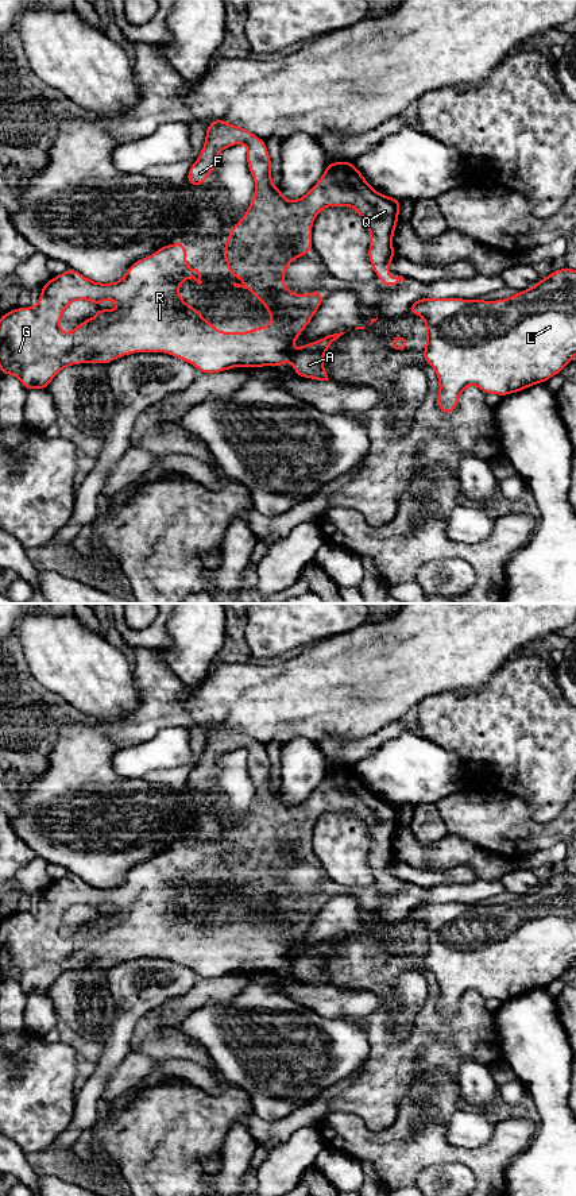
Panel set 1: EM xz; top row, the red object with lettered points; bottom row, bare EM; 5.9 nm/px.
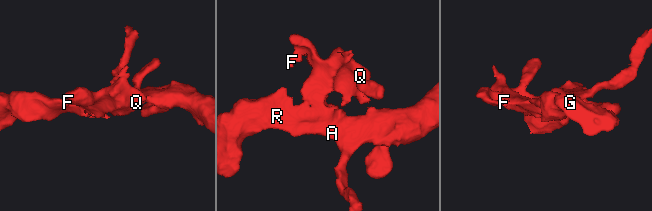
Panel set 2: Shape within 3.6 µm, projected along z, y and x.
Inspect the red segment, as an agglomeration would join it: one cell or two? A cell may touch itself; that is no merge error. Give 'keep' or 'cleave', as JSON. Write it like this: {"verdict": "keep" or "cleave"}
{"verdict": "keep"}

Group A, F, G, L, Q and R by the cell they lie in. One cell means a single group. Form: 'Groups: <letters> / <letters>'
Groups: A F G L Q R

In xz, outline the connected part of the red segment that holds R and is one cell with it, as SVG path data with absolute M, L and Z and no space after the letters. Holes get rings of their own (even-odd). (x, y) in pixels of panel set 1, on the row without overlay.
M216 724L216 725L213 725L208 729L206 740L205 740L205 751L201 753L201 759L200 759L198 764L190 771L188 782L186 782L186 787L193 790L193 791L201 791L206 786L208 780L217 772L219 757L221 755L227 753L227 752L231 752L231 751L235 751L235 749L239 749L239 748L243 748L248 752L247 771L248 771L251 779L254 780L256 795L255 795L252 807L248 811L248 814L246 815L244 821L239 825L239 827L236 830L229 833L229 842L228 842L224 853L221 854L221 857L223 857L223 861L224 861L224 864L228 869L228 880L229 881L243 881L246 884L246 887L243 890L236 888L236 887L233 887L232 890L235 892L243 892L246 895L251 895L254 898L254 900L258 903L258 906L267 913L267 918L272 921L271 927L268 930L260 931L260 933L251 933L248 937L225 937L224 938L220 934L214 933L213 927L210 927L209 925L204 925L202 918L200 915L192 913L190 908L185 907L178 898L178 892L183 888L182 886L185 883L193 883L198 890L201 890L202 886L201 886L201 877L197 873L192 873L186 869L186 852L188 850L182 846L175 846L173 849L163 850L159 854L156 854L154 859L151 859L150 861L139 864L135 868L132 868L129 871L129 873L127 875L125 880L119 887L109 887L109 888L93 887L89 883L84 881L81 877L78 877L77 875L67 873L63 879L53 881L47 888L43 890L43 892L40 894L40 903L39 903L36 911L16 913L13 915L3 918L1 922L0 922L0 976L1 976L1 980L7 980L7 979L16 980L20 984L26 996L30 995L30 994L47 995L47 991L53 985L53 983L62 973L65 973L67 971L80 969L80 968L107 968L107 969L109 969L115 964L124 961L124 960L131 960L134 957L167 957L169 960L171 960L174 962L179 962L185 967L192 968L202 979L221 977L224 975L235 973L235 972L239 972L239 971L246 971L246 972L251 972L251 973L252 972L271 971L271 972L278 973L286 965L290 965L293 972L294 972L295 980L304 981L304 983L310 983L310 984L318 984L318 985L329 985L326 976L324 973L324 958L329 954L330 949L335 945L337 945L341 940L344 940L345 937L328 940L328 941L325 941L325 942L322 942L317 946L305 949L298 954L290 953L291 948L299 942L299 938L309 930L309 927L313 923L316 915L321 911L325 898L322 895L318 895L318 896L304 898L304 899L293 899L289 895L289 892L286 891L286 888L283 887L286 872L291 867L294 867L298 861L306 860L314 853L314 849L312 848L312 829L314 826L314 822L324 813L348 810L348 811L352 811L360 821L364 822L364 827L370 834L371 846L370 846L370 852L368 852L368 865L370 865L370 868L374 873L374 877L379 881L380 888L386 894L388 894L388 892L397 890L398 887L405 886L405 883L402 880L399 880L399 881L388 881L387 880L388 871L391 869L394 860L395 860L395 856L393 853L393 840L394 840L394 836L397 833L397 826L398 826L402 805L380 799L379 796L372 794L370 791L370 788L367 787L367 784L363 782L363 779L356 773L353 767L345 765L345 767L326 768L326 772L325 772L322 782L316 787L316 790L302 803L294 805L294 806L286 806L283 799L282 799L281 791L278 794L275 794L274 790L272 790L272 786L271 786L271 778L272 778L271 763L270 763L268 756L267 756L266 746L263 744L255 741L252 737L250 737L248 734L246 734L243 732L228 729L224 724ZM77 904L92 906L96 910L98 910L103 904L115 904L115 906L119 907L120 911L115 915L103 915L103 914L98 913L97 918L92 923L88 923L88 925L80 927L70 938L62 938L61 937L62 918L70 907L77 906Z

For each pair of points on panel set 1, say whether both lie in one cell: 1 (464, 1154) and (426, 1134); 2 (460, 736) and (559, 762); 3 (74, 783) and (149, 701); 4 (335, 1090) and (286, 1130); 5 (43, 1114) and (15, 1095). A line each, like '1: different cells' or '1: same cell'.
1: same cell
2: same cell
3: same cell
4: same cell
5: same cell

